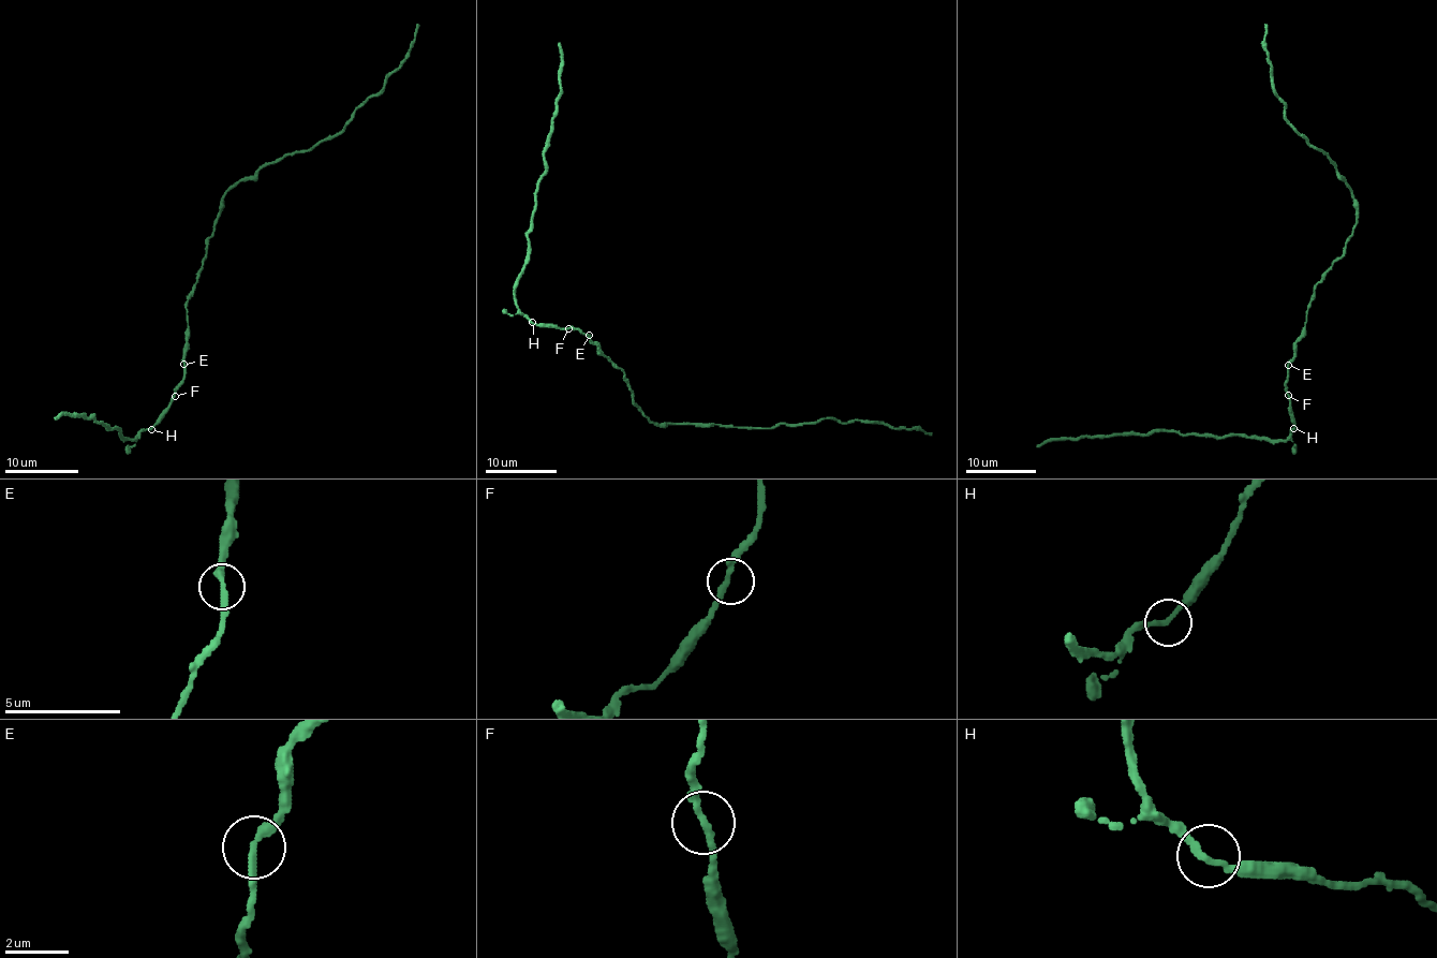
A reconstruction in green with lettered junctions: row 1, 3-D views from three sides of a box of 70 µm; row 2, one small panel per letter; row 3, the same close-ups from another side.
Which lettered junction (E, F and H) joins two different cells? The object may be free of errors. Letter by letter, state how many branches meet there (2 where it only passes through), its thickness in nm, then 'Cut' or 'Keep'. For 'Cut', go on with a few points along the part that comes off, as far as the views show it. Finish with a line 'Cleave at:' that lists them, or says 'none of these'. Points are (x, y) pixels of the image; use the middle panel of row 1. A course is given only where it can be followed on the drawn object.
E: Branches: 2. Thickness 260 nm. Keep
F: Branches: 2. Thickness 260 nm. Keep
H: Branches: 2. Thickness 220 nm. Keep
Cleave at: none of these

